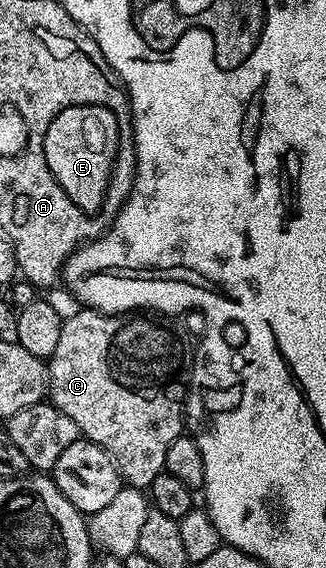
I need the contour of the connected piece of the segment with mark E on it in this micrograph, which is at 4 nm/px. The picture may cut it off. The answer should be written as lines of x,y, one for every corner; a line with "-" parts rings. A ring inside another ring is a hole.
73,105
59,112
48,126
42,150
45,163
60,187
67,192
68,198
85,213
93,214
104,205
105,190
109,186
109,178
113,173
113,165
120,147
120,119
113,110
101,105

